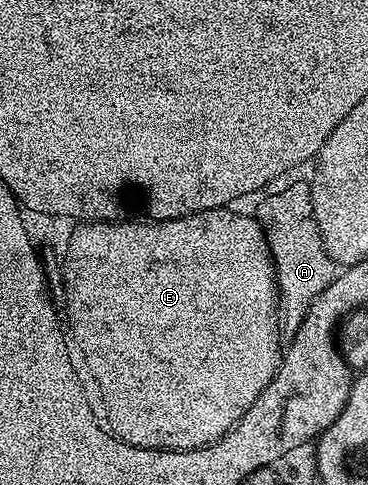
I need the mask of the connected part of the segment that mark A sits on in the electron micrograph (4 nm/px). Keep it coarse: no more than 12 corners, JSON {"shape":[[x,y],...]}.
{"shape":[[308,203],[259,208],[279,291],[280,340],[298,335],[338,266]]}

